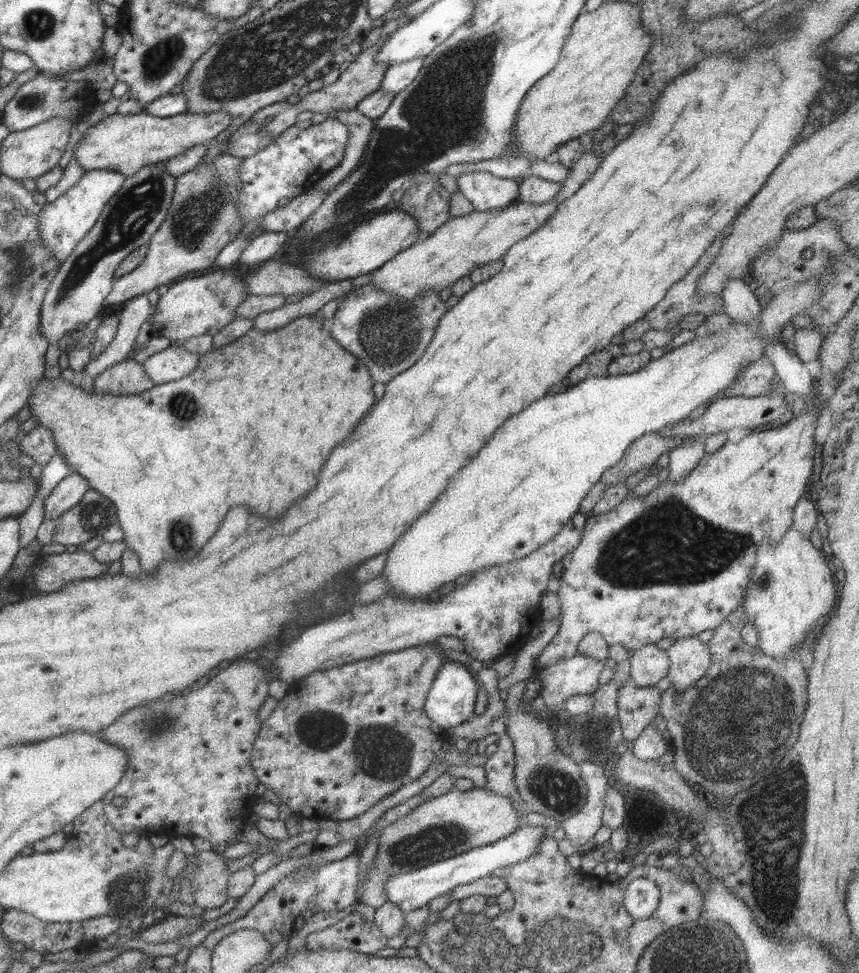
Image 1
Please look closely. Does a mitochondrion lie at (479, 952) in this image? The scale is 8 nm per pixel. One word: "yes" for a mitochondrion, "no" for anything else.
yes

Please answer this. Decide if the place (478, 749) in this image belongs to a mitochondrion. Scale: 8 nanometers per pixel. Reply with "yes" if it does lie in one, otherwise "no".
no

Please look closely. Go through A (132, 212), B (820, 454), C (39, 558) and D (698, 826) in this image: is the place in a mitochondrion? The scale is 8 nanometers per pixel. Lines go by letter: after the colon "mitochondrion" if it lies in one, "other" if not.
A: mitochondrion
B: other
C: other
D: other

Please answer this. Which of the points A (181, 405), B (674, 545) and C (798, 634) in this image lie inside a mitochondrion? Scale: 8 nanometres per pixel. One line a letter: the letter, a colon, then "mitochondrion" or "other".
A: mitochondrion
B: mitochondrion
C: other

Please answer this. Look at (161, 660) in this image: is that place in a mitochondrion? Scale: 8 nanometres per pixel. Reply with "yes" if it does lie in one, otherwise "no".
no

